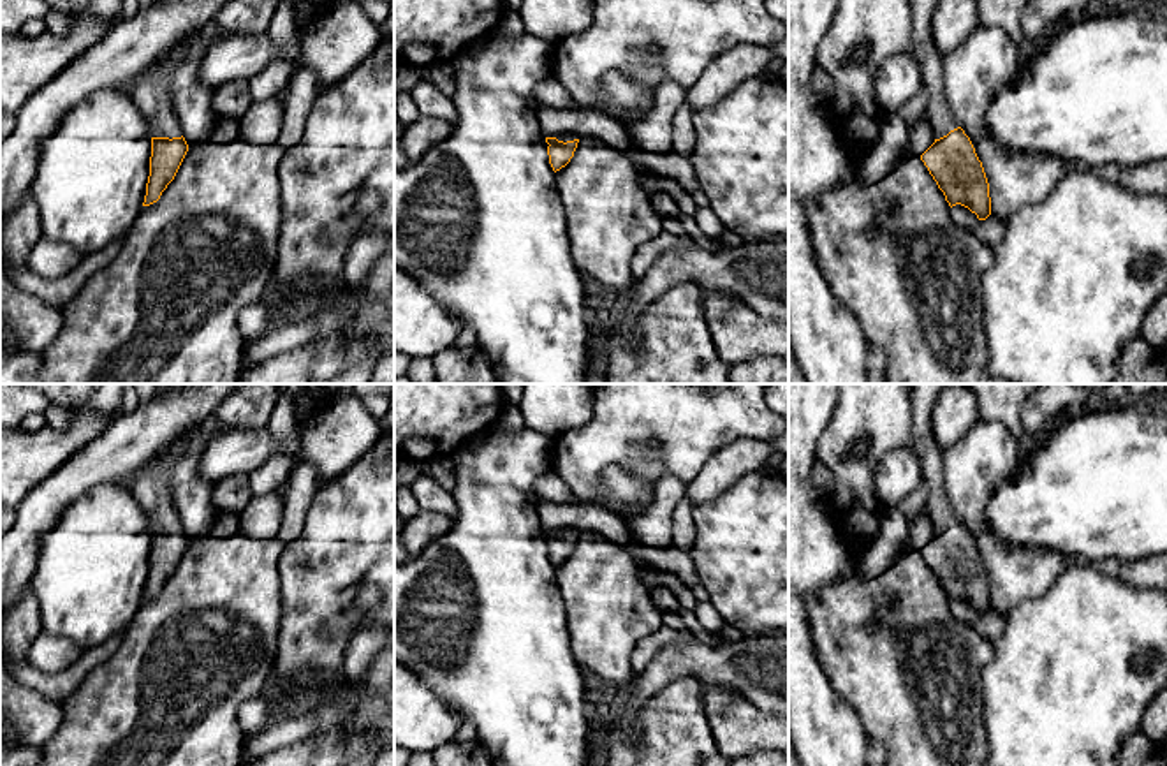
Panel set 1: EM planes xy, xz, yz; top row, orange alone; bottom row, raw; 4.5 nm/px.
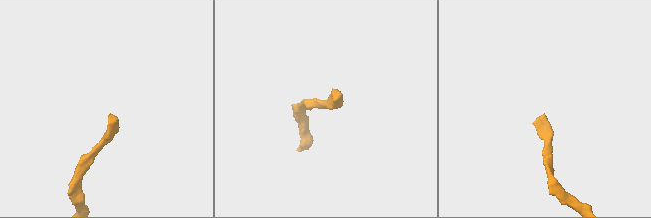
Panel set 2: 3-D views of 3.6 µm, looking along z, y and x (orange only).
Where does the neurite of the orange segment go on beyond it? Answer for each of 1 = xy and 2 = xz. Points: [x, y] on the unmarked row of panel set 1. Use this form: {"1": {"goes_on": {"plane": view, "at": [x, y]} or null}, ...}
{"1": {"goes_on": {"plane": "xy", "at": [150, 485]}}, "2": {"goes_on": {"plane": "xz", "at": [564, 532]}}}

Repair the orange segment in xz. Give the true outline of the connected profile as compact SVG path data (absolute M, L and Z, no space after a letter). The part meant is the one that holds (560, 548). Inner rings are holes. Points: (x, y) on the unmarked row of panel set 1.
M560 528L554 532L546 532L546 537L547 537L549 558L556 567L561 562L565 562L574 551L579 532L574 528Z

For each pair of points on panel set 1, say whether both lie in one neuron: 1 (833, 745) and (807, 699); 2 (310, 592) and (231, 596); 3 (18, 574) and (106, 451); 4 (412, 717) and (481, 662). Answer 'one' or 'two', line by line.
1: one
2: two
3: one
4: two

